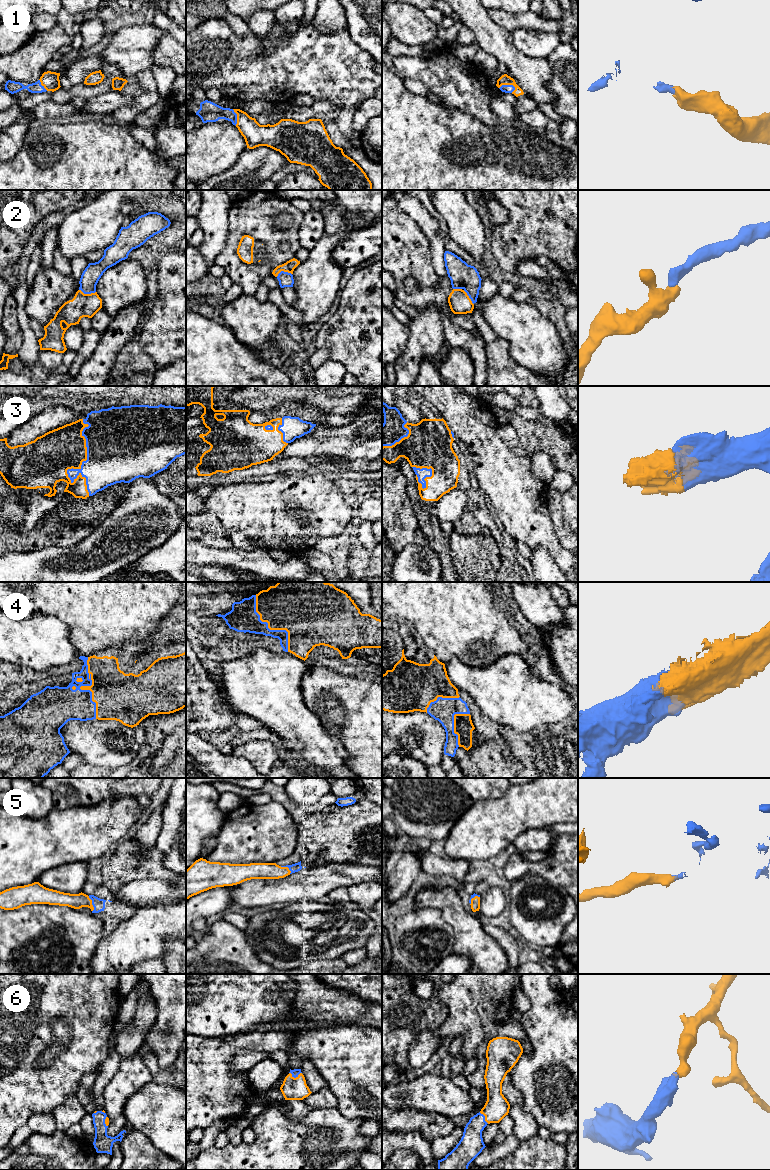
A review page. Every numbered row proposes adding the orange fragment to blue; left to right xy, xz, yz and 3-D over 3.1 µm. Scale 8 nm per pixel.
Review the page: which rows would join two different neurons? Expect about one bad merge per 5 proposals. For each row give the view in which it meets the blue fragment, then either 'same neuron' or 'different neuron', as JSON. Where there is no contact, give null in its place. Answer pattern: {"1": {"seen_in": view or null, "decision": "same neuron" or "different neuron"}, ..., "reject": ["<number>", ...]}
{"1": {"seen_in": "yz", "decision": "same neuron"}, "2": {"seen_in": "xy", "decision": "same neuron"}, "3": {"seen_in": "xy", "decision": "same neuron"}, "4": {"seen_in": "xy", "decision": "same neuron"}, "5": {"seen_in": "xy", "decision": "same neuron"}, "6": {"seen_in": "xz", "decision": "same neuron"}, "reject": []}

